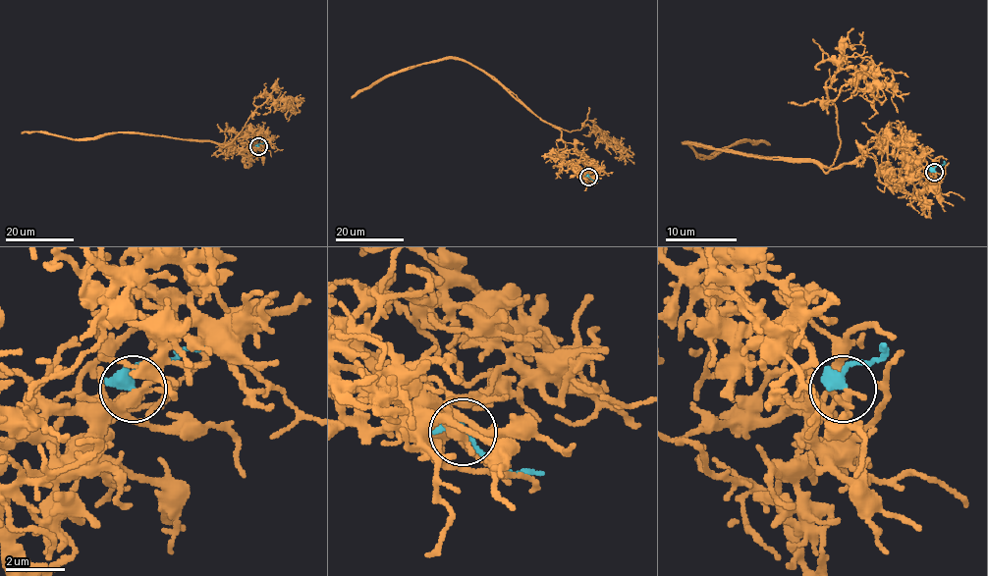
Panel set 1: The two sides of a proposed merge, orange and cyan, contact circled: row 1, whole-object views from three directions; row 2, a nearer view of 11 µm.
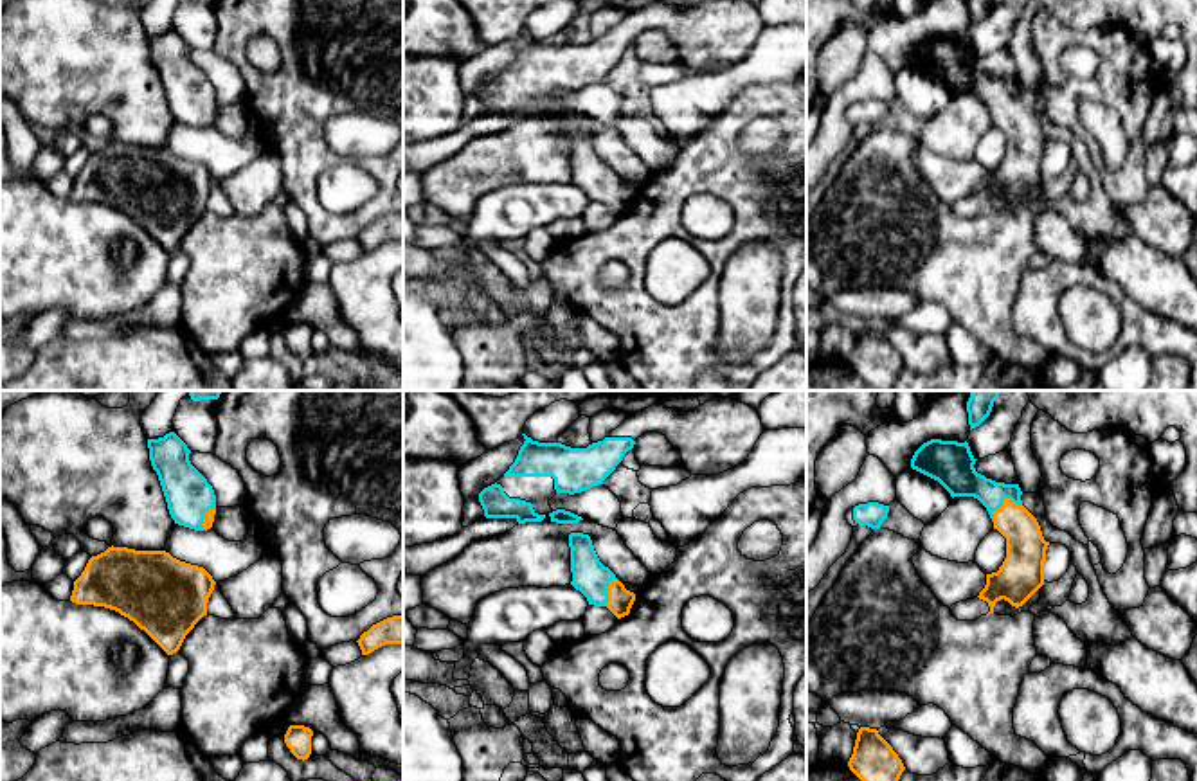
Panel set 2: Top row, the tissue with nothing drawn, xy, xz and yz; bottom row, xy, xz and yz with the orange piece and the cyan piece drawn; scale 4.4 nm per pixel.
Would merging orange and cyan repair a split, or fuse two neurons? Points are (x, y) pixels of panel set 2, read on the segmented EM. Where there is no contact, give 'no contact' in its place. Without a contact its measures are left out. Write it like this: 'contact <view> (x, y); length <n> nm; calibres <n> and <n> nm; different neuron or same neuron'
contact yz (1003, 502); length 150 nm; calibres 180 and 170 nm; same neuron

